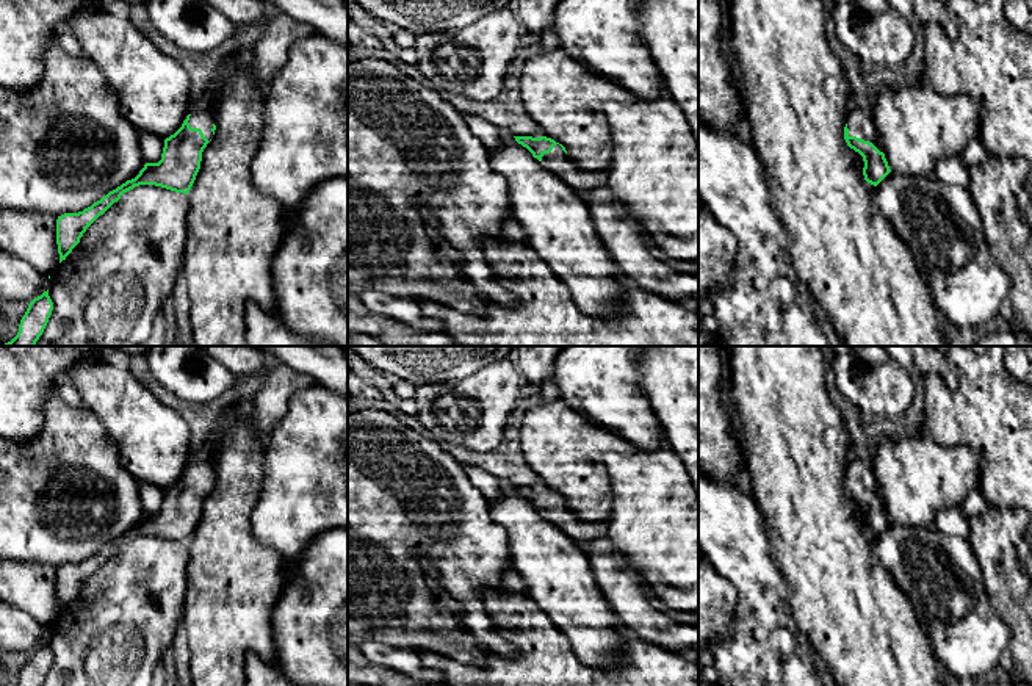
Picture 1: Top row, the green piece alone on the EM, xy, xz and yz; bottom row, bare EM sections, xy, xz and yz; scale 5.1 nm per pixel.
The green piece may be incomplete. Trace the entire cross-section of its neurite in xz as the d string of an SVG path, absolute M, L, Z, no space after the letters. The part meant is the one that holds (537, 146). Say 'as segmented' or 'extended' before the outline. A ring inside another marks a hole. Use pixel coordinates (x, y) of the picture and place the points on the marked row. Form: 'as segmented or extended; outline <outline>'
extended; outline M514 136L518 144L526 147L534 158L550 166L567 185L579 193L604 186L608 171L584 171L576 166L565 153L565 147L551 138Z

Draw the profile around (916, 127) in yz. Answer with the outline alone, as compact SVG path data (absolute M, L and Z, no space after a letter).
M930 83L883 89L869 113L891 172L930 177L943 158L957 158L974 139L982 119L979 103L968 94L943 96Z

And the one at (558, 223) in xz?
M507 133L503 135L498 147L490 149L490 164L506 180L512 221L521 226L528 246L568 288L578 309L589 316L615 320L622 310L626 279L600 240L581 193Z

